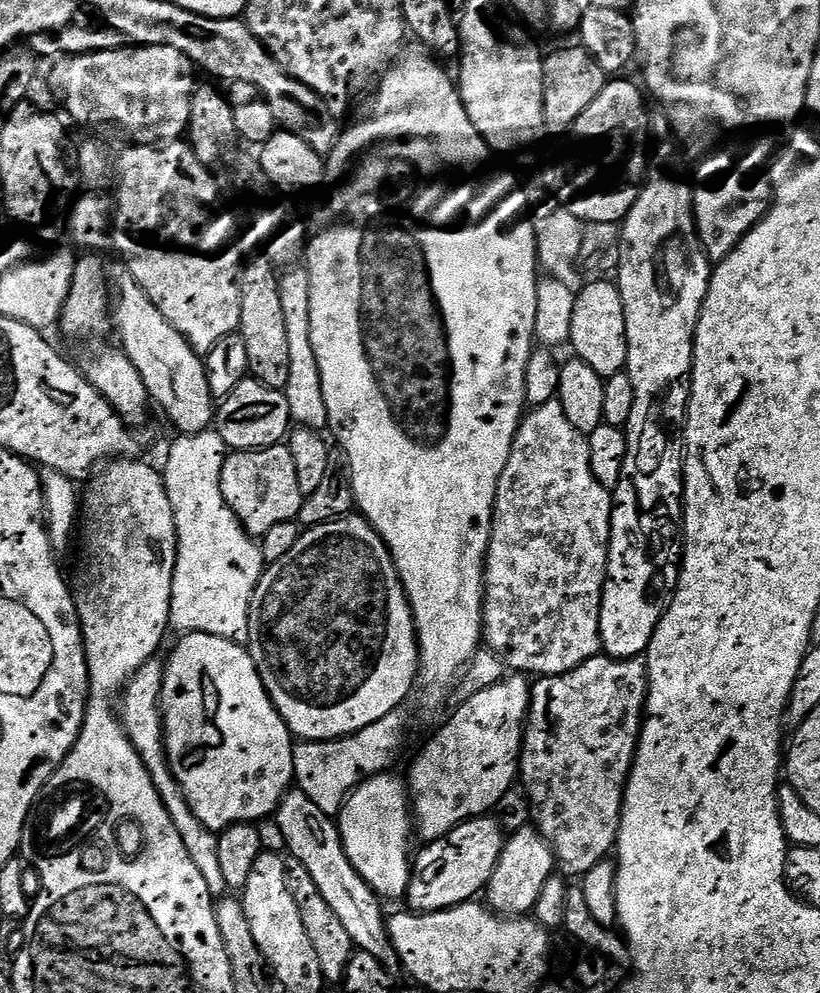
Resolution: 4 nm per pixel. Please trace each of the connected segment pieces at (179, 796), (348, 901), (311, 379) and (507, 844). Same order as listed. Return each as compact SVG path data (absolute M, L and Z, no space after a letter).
M153 658L144 664L142 670L138 670L136 679L127 689L126 699L122 704L124 727L128 730L128 737L132 739L132 745L140 751L140 756L143 758L149 774L152 775L152 781L178 830L178 834L182 834L182 842L186 846L190 858L194 858L194 866L198 866L202 878L206 878L206 886L212 891L213 897L220 898L229 889L226 886L226 878L222 878L222 869L218 863L217 833L202 826L200 819L192 812L192 807L189 806L184 791L174 778L171 766L168 765L168 754L164 750L164 714L160 695L164 690L165 665L161 661L159 664L158 661L159 659Z
M299 790L289 791L288 795L280 802L280 807L274 813L276 825L286 834L288 852L291 859L302 862L306 870L310 870L310 878L314 878L314 886L326 898L326 902L338 914L342 927L350 933L353 945L359 951L366 954L374 954L382 966L390 970L400 968L400 959L390 940L386 912L380 909L381 897L369 886L364 879L354 870L350 858L344 849L344 843L340 837L340 829L337 821L328 816L305 792Z
M297 266L285 271L280 276L280 293L290 345L290 382L286 382L282 391L288 399L292 424L304 430L324 430L328 428L328 411L326 398L322 398L322 374L318 370L318 358L314 358L314 342L310 342L310 274L307 267Z
M529 826L511 833L504 841L498 866L486 889L487 903L493 912L505 916L523 917L535 909L538 898L557 867L552 847L543 840L535 827Z

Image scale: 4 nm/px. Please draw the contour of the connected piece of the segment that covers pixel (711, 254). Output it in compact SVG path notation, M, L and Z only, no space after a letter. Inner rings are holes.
M729 174L715 182L697 187L692 194L692 209L696 215L696 231L709 260L725 260L757 228L772 208L772 181L755 180L752 174Z

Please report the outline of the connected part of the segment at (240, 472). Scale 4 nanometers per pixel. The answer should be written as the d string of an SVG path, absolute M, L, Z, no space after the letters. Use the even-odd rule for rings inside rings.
M283 443L257 452L233 451L222 466L222 494L245 532L253 538L264 537L266 530L278 526L278 522L296 520L305 502L300 495L294 458Z

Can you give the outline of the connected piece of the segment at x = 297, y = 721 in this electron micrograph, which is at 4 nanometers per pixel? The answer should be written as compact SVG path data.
M349 514L342 520L332 520L328 524L319 524L316 528L301 531L298 542L294 542L294 550L290 550L286 558L265 567L250 602L246 647L254 658L254 666L266 686L272 704L286 722L289 732L300 742L341 740L344 736L366 730L368 726L374 726L374 722L386 718L386 714L397 711L401 707L400 703L411 694L412 687L417 687L418 684L420 643L416 641L416 623L412 617L412 607L408 604L408 595L404 593L404 583L400 581L400 571L392 561L392 555L384 545L384 540L359 514Z

